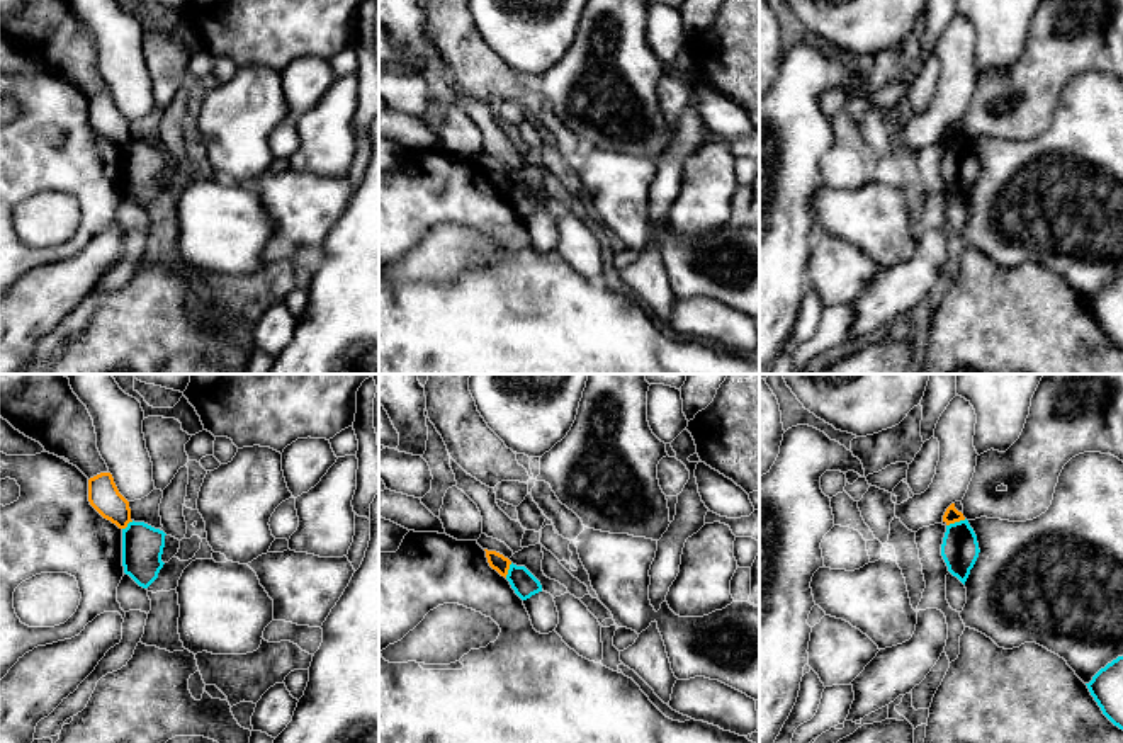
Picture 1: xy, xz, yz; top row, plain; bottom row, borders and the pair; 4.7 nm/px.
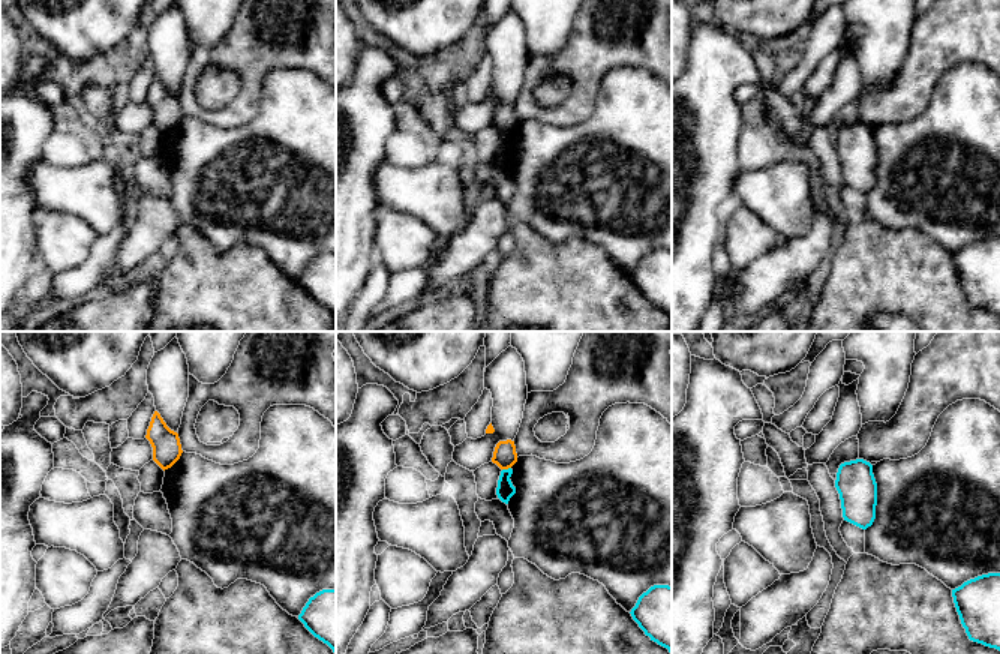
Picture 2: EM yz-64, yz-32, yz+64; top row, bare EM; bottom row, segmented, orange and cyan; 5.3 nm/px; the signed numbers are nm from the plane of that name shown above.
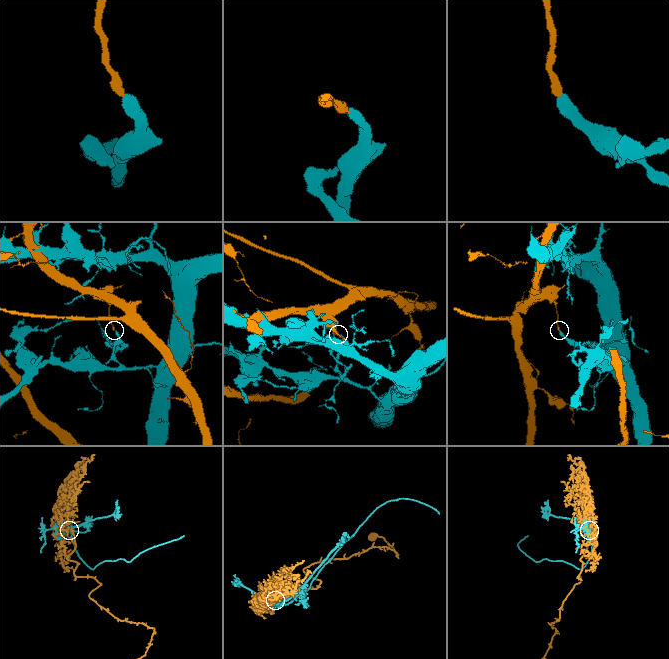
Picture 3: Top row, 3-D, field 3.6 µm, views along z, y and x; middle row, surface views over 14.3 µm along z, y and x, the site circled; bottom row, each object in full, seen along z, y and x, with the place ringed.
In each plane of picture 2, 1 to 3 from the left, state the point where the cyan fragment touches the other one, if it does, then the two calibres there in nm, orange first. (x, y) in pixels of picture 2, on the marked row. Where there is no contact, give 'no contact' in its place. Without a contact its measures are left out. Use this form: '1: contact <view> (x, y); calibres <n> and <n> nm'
1: no contact
2: contact yz-32 (505, 468); calibres 120 and 90 nm
3: no contact

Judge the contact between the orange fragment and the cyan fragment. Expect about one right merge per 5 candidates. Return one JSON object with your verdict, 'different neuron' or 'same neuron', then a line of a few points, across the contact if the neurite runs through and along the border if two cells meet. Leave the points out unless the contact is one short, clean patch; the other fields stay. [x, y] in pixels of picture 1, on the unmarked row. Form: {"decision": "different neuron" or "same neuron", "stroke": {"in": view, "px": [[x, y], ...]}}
{"decision": "different neuron", "stroke": {"in": "yz", "px": [[965, 138], [947, 145]]}}

